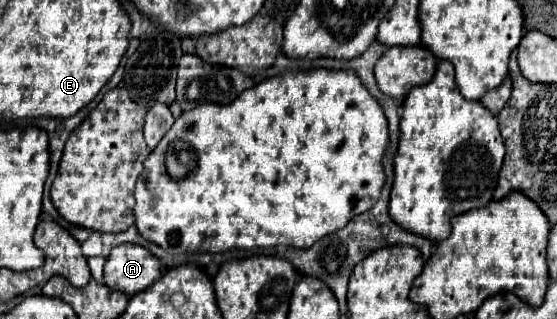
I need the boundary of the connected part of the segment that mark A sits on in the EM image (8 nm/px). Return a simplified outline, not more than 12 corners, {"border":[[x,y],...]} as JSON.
{"border":[[119,244],[103,282],[137,294],[161,276],[159,258],[139,244]]}

